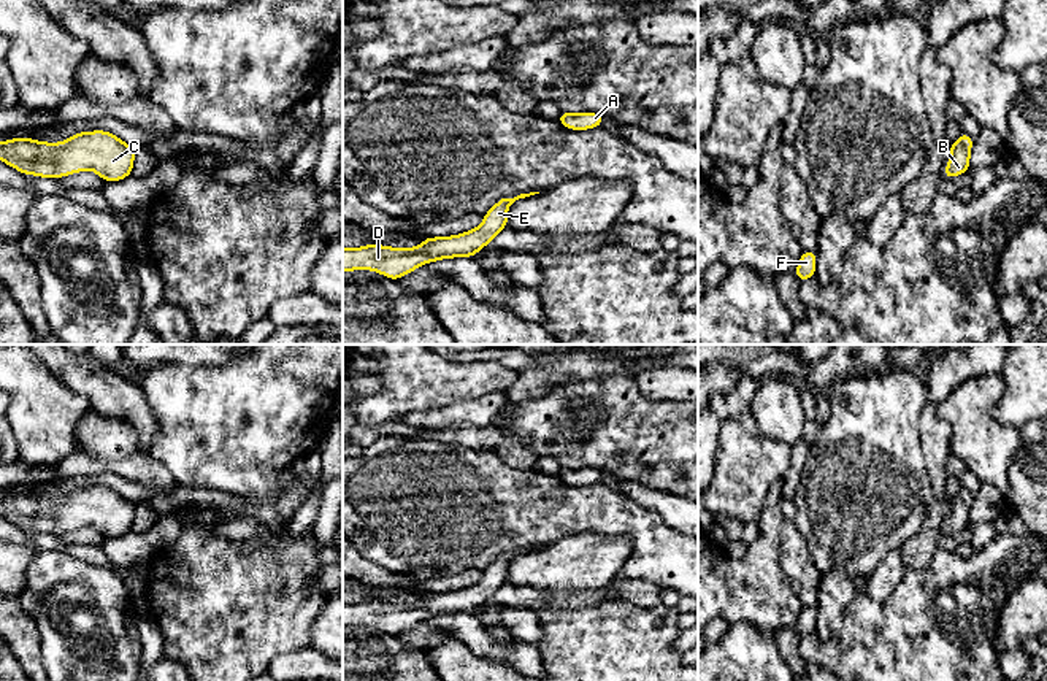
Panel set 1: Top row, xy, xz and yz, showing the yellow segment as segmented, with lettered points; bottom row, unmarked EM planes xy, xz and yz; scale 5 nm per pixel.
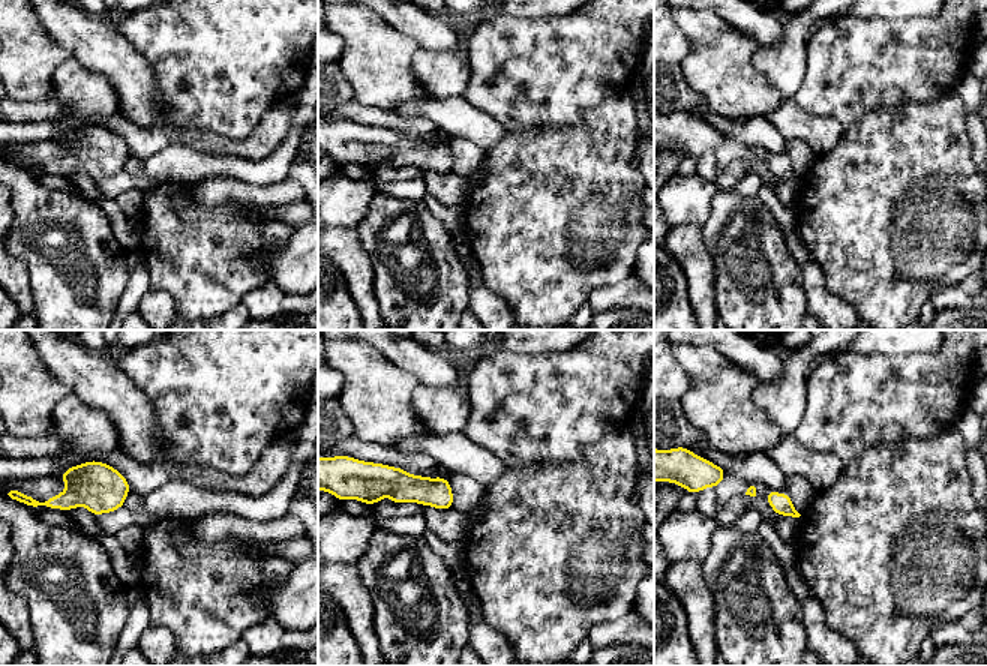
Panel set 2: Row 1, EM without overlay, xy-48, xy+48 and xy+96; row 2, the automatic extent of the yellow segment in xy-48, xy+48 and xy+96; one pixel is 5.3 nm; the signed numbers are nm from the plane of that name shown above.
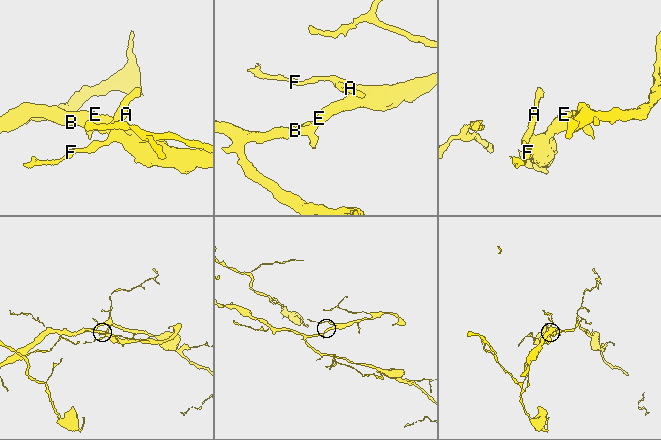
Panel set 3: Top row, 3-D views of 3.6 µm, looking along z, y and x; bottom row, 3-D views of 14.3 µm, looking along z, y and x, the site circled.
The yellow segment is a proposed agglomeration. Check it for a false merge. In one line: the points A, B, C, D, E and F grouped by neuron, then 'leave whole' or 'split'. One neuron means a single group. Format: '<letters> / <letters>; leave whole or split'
A B C D E F; leave whole

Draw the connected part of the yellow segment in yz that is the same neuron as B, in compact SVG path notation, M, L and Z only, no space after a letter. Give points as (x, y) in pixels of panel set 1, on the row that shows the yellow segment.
M961 133L957 141L950 143L950 160L945 165L945 178L955 178L969 170L969 157L974 140L968 133Z

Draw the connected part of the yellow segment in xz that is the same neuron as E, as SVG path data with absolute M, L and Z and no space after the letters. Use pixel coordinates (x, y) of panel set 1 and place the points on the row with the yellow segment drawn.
M539 192L520 194L514 198L498 200L485 214L479 227L451 237L428 237L416 248L392 248L384 244L365 244L343 248L343 271L370 270L398 281L417 267L441 259L474 257L504 227L508 210L519 200Z

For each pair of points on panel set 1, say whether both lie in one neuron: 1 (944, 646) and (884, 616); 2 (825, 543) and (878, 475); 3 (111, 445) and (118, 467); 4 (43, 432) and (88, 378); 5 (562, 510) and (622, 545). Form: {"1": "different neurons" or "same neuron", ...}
{"1": "same neuron", "2": "same neuron", "3": "different neurons", "4": "different neurons", "5": "different neurons"}

